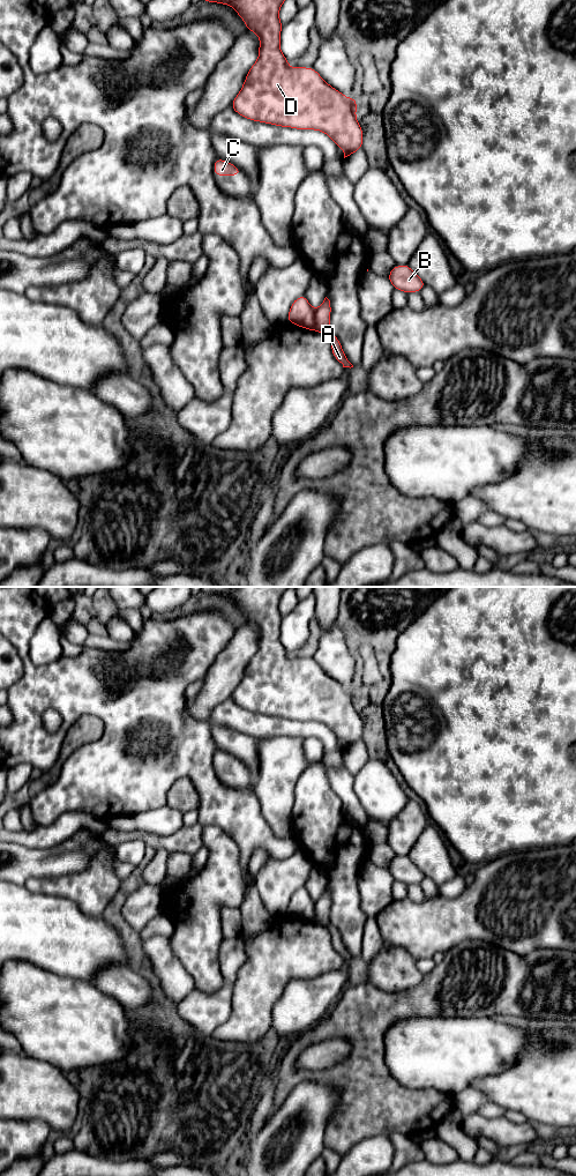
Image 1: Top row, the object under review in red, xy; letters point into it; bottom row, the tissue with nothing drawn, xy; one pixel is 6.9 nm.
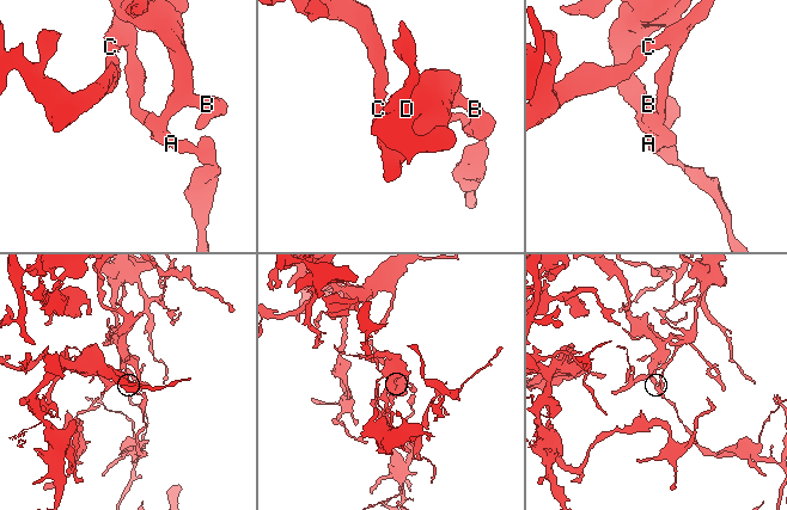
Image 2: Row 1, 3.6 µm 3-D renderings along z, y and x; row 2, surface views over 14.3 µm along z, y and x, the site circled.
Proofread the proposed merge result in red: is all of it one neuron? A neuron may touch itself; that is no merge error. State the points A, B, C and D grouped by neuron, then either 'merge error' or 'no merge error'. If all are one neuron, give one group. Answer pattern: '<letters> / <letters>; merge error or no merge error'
A B C D; no merge error

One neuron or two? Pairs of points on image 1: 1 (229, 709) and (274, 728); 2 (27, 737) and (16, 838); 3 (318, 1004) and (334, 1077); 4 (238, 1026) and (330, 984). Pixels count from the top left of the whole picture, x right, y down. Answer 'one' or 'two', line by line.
1: one
2: two
3: two
4: two

